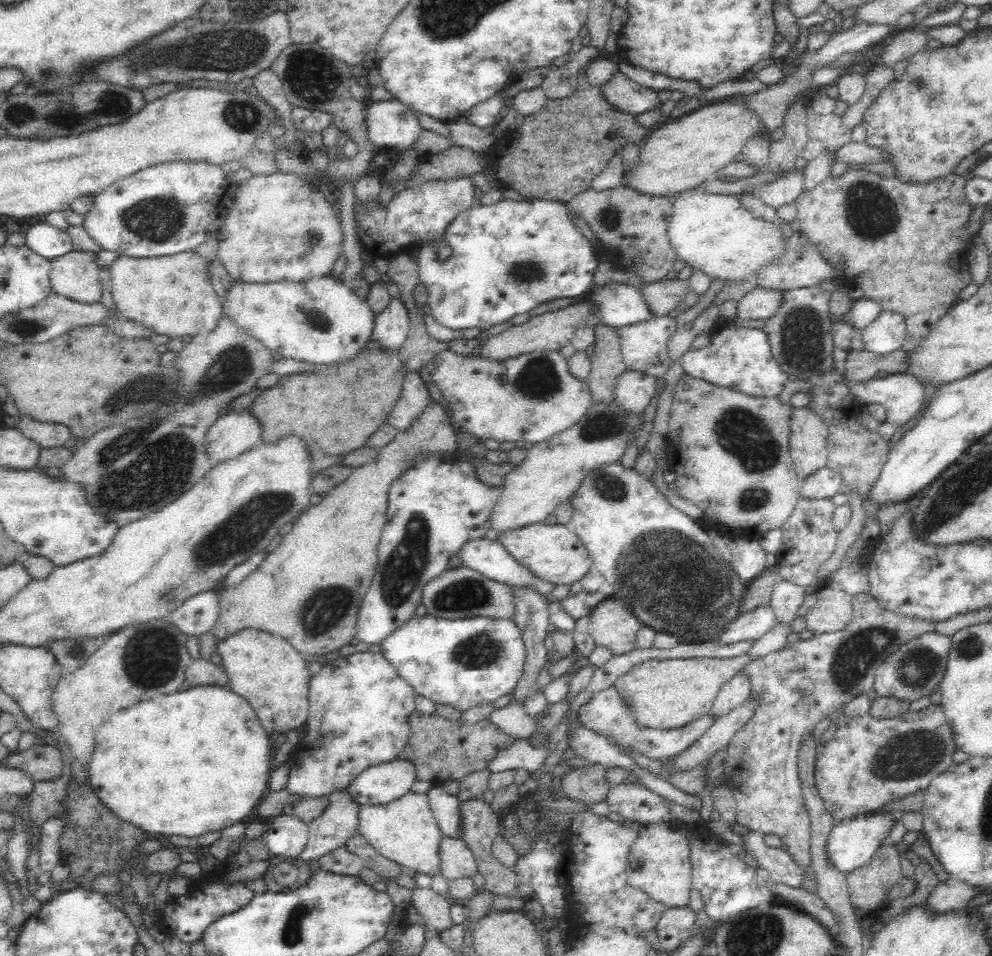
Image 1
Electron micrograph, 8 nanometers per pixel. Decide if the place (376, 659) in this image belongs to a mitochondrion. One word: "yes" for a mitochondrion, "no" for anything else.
no

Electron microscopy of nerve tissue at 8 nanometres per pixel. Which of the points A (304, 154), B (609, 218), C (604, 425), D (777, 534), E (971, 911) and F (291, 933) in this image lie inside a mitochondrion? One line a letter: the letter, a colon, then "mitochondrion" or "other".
A: other
B: mitochondrion
C: mitochondrion
D: other
E: other
F: mitochondrion

